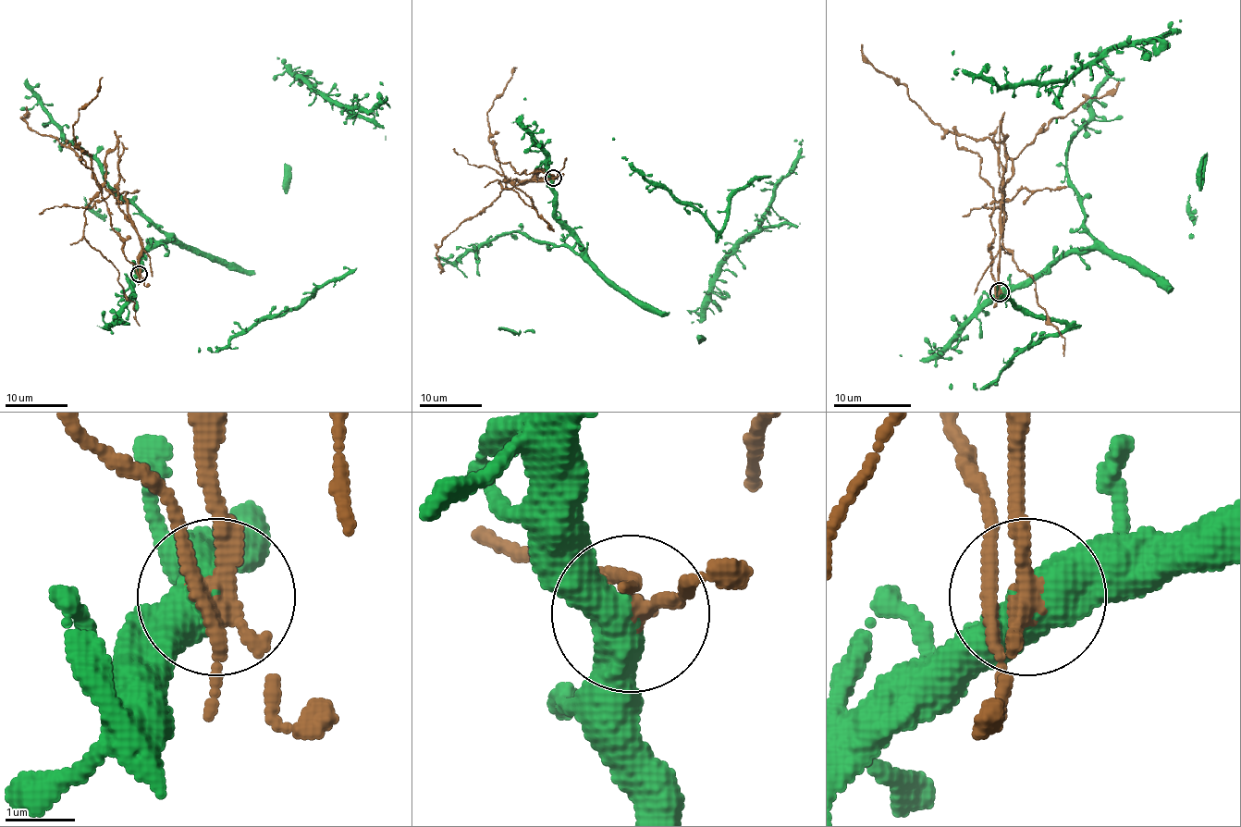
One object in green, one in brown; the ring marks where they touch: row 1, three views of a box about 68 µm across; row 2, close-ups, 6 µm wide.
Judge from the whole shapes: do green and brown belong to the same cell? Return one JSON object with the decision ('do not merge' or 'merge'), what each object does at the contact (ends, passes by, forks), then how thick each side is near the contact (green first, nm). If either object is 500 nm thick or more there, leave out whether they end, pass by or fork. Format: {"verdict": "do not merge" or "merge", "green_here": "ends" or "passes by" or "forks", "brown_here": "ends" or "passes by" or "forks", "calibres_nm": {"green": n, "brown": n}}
{"verdict": "do not merge", "calibres_nm": {"green": 550, "brown": 240}}

